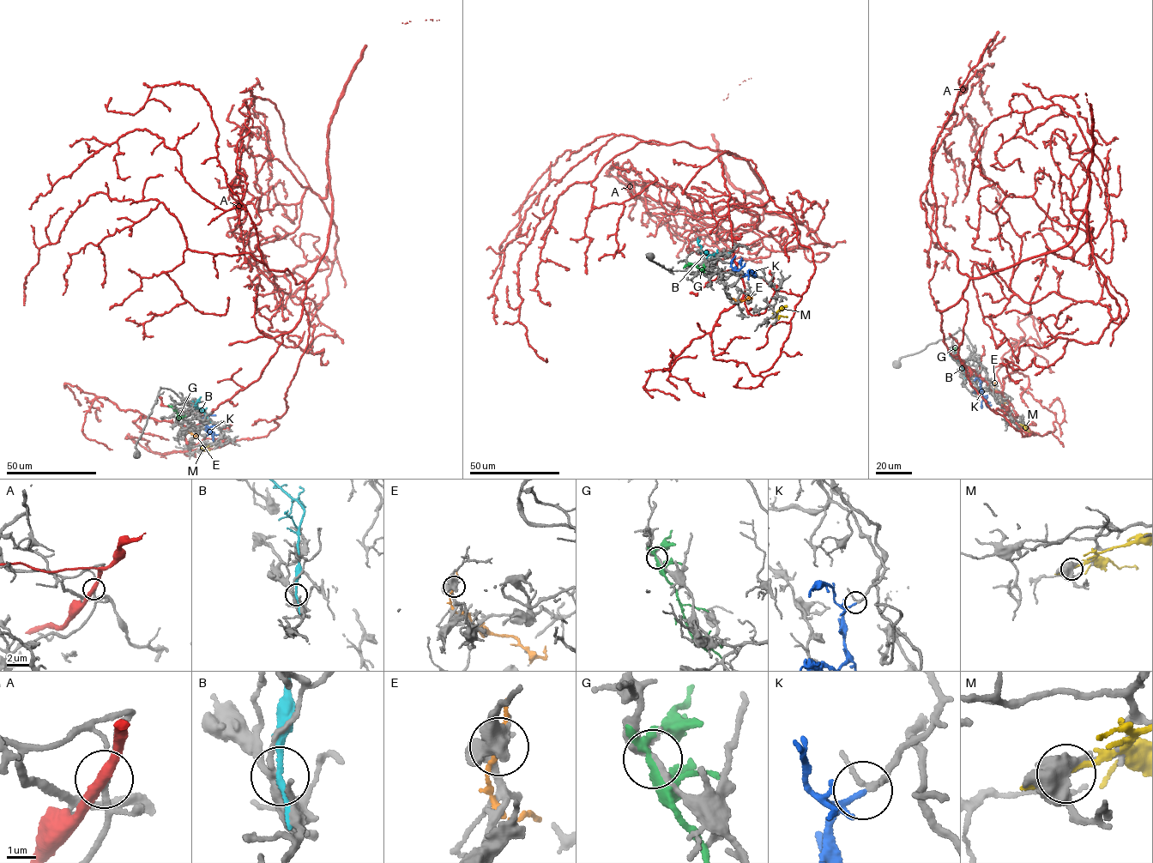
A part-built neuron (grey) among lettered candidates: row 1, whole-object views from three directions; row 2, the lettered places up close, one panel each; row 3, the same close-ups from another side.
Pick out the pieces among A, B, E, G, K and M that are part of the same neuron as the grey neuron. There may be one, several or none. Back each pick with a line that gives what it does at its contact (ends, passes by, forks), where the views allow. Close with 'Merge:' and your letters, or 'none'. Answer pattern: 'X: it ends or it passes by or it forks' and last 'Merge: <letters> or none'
K: it forks
Merge: K

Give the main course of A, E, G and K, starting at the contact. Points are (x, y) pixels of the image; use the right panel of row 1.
A: (988, 385), (939, 310), (1086, 210), (1119, 307), (1099, 341), (1017, 362), (980, 274)
E: (994, 385), (1002, 399), (1001, 404), (1005, 402)
G: (953, 351), (962, 366), (959, 365)
K: (982, 381), (980, 387), (986, 399), (981, 401), (981, 408)

